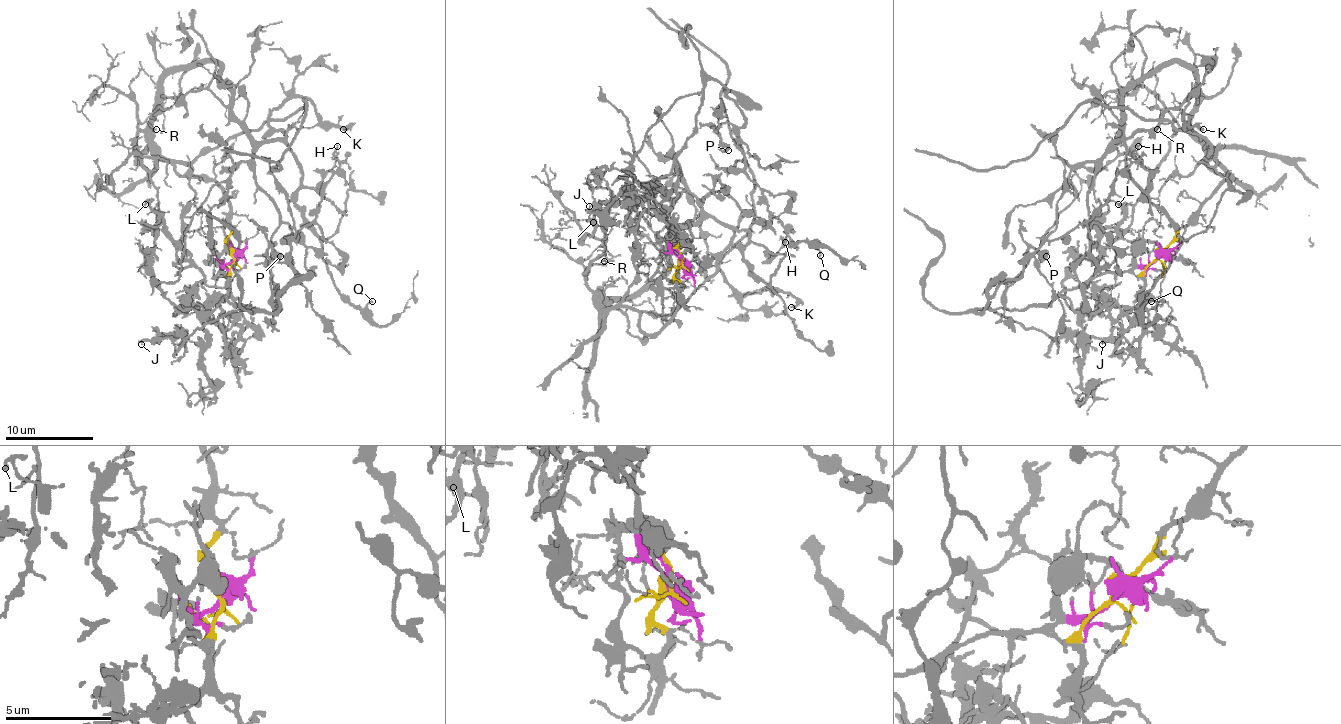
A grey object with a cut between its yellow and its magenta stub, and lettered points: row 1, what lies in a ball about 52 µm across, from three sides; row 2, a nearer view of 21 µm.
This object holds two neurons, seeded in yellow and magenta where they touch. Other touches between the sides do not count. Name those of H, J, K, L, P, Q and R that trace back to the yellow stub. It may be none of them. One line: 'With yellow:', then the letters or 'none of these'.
With yellow: H, K, Q, R

